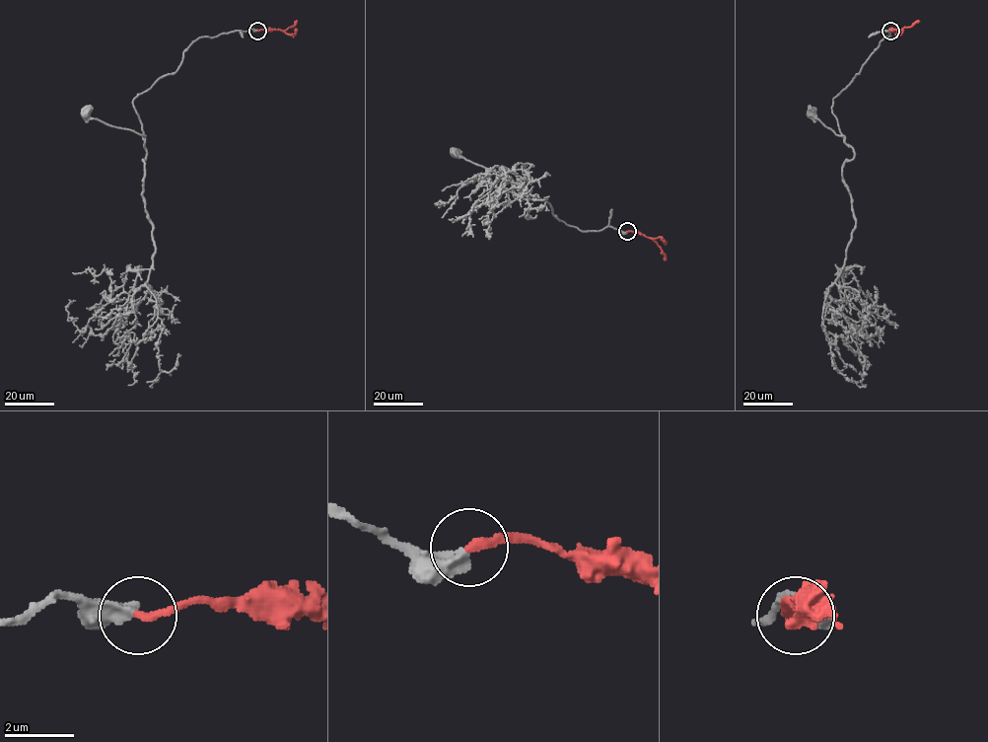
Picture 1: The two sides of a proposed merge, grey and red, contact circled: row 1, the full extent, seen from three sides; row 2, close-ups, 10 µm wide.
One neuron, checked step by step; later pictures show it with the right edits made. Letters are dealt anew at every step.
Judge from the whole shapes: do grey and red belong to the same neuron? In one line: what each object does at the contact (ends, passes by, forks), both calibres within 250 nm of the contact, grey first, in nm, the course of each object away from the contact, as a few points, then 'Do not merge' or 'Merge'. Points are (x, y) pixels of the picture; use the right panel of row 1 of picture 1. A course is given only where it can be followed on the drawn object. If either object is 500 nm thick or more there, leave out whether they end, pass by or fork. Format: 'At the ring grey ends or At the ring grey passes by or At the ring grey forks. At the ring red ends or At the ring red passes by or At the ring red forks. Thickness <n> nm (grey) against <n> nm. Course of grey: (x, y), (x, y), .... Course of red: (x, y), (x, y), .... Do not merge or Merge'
At the ring grey ends. At the ring red ends. Thickness 440 nm (grey) against 240 nm. Course of grey: (890, 30), (885, 31), (889, 37), (880, 42), (833, 99), (831, 112), (841, 135), (811, 112). Course of red: (890, 31), (910, 27), (919, 21). Merge

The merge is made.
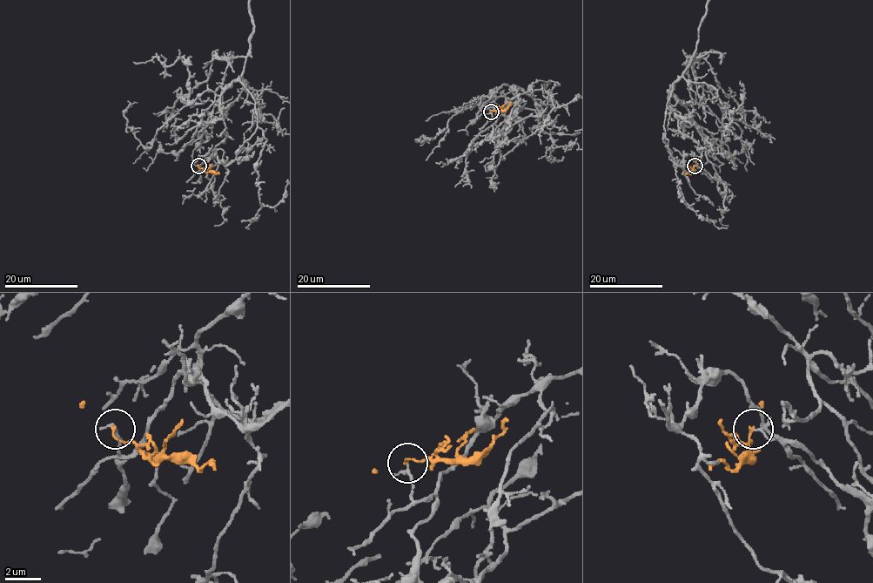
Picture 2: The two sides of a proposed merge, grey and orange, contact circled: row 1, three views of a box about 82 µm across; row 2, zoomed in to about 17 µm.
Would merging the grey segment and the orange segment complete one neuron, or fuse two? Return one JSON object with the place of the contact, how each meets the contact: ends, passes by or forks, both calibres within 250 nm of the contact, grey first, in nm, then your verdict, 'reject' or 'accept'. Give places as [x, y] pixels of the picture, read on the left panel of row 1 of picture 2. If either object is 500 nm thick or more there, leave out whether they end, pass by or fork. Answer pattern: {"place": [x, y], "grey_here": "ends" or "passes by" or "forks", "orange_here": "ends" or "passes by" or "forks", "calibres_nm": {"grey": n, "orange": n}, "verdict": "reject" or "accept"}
{"place": [198, 166], "grey_here": "passes by", "orange_here": "ends", "calibres_nm": {"grey": 140, "orange": 140}, "verdict": "reject"}

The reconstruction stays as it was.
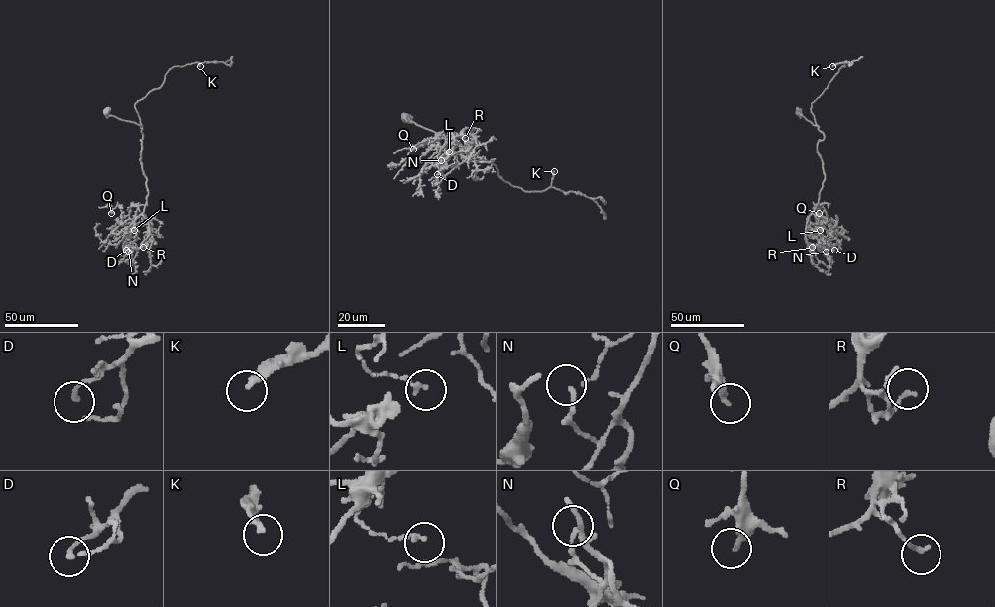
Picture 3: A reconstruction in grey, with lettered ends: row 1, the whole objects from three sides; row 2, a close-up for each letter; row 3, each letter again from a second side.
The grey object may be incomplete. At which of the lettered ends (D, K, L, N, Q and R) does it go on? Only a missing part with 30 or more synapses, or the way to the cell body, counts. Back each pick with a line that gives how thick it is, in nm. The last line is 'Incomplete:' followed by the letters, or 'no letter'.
Incomplete: no letter

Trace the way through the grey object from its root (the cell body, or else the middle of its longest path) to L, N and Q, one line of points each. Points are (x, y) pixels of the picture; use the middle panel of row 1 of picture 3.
L: (405, 117), (456, 140), (463, 157), (462, 146), (466, 158), (472, 151), (450, 131), (443, 149), (449, 151)
N: (405, 117), (456, 140), (463, 157), (462, 146), (466, 158), (472, 151), (450, 131), (454, 145), (441, 160)
Q: (405, 117), (456, 140), (463, 157), (462, 146), (459, 153), (466, 158), (472, 151), (451, 131), (413, 149)

